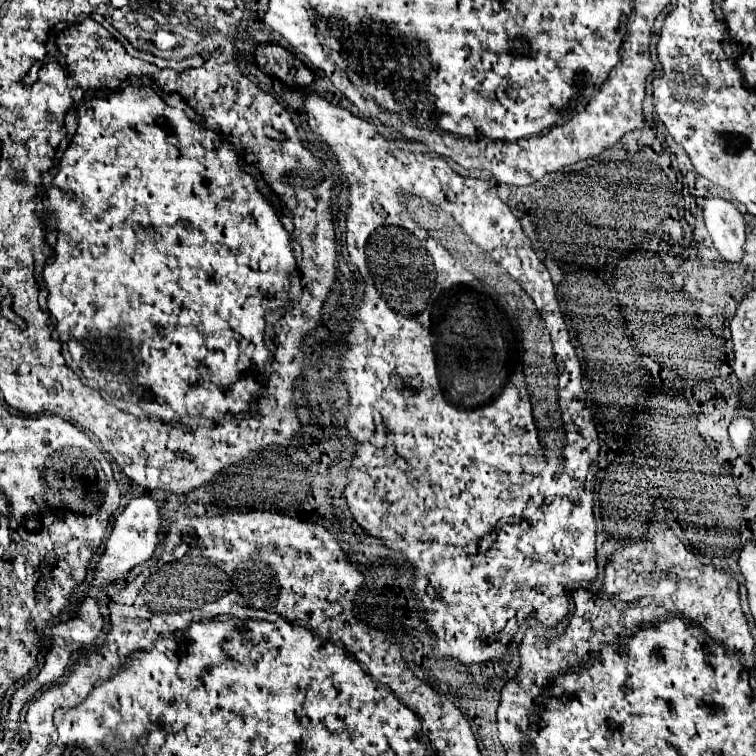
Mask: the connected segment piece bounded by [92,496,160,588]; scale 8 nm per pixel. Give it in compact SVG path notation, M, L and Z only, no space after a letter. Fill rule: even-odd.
M138 496L128 502L128 506L122 510L122 514L116 518L112 534L106 542L104 554L98 558L94 572L92 572L92 586L94 588L104 588L106 584L126 576L134 566L150 560L154 554L154 548L160 540L160 514L158 514L158 504L150 496Z

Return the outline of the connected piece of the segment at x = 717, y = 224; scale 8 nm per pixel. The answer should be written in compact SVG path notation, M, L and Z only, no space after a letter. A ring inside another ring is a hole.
M708 196L702 212L716 250L726 260L738 262L744 256L744 218L738 208L722 196Z

